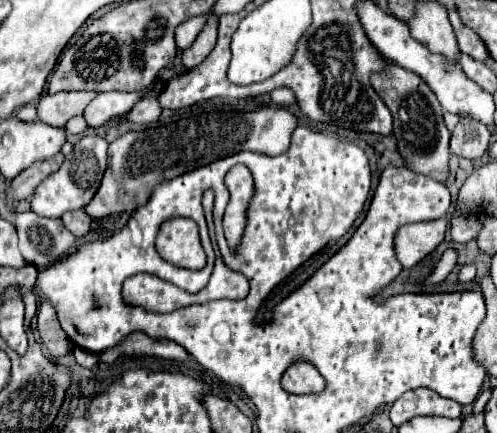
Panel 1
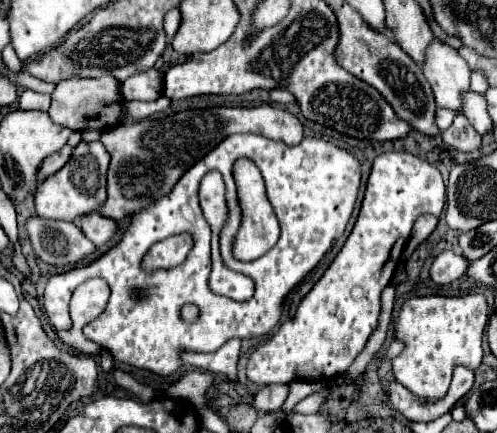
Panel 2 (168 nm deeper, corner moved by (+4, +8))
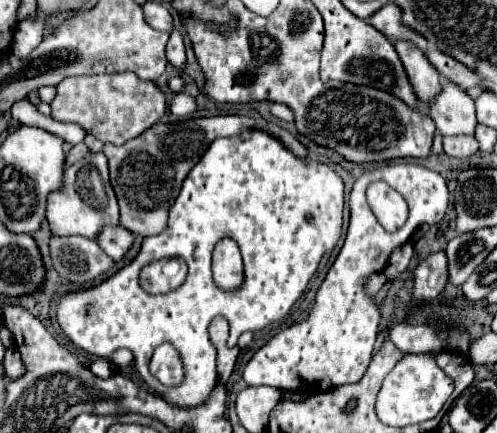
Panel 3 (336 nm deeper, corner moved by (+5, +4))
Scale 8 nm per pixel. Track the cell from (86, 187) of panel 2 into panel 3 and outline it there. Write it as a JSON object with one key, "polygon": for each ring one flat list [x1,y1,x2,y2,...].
{"polygon":[[89,152,89,156,65,170,65,188,49,196,47,222,55,236,85,236,91,240,101,234,103,226,119,224,119,206,109,182,107,158,103,152]]}

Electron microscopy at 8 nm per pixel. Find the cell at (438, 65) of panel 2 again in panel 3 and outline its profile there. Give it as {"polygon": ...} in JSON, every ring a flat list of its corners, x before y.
{"polygon":[[445,84,441,96,429,106,429,116,433,116,437,130,443,136,473,136,475,134,475,112,473,100,461,88]]}

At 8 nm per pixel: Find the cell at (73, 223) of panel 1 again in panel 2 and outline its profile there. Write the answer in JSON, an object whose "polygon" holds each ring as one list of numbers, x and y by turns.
{"polygon":[[92,212,92,214,84,214,80,218,80,230,84,232,84,236,88,240,92,240,96,246,108,242,116,230,116,222,98,214,98,212]]}

